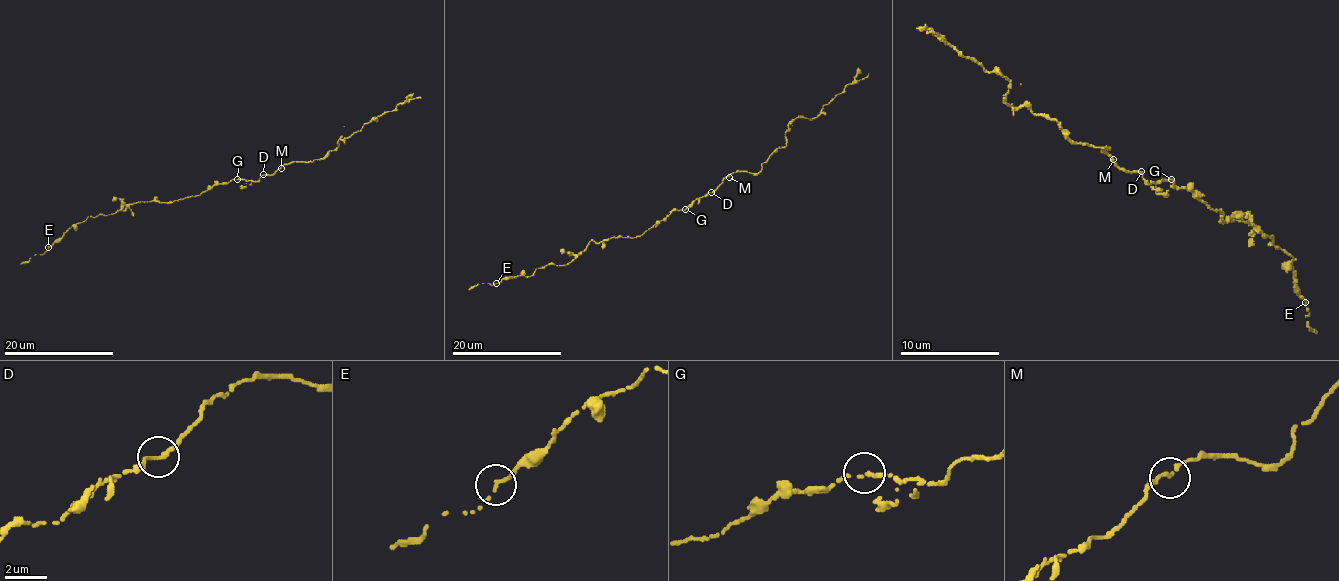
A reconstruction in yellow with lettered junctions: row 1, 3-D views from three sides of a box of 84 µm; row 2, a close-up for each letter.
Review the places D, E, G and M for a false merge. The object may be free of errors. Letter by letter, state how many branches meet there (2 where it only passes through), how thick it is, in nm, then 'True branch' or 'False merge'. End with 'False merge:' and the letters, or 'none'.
D: Branches: 2. Thickness 180 nm. True branch
E: Branches: 2. Thickness 170 nm. True branch
G: Branches: 2. Thickness 170 nm. True branch
M: Branches: 2. Thickness 180 nm. True branch
False merge: none

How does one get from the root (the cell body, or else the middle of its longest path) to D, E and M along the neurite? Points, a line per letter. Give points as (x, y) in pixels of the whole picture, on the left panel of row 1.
D: (239, 179), (258, 181), (263, 174)
E: (239, 179), (215, 184), (199, 195), (173, 202), (136, 202), (113, 214), (88, 217), (74, 224), (48, 247)
M: (239, 179), (258, 181), (263, 174), (273, 174), (281, 168)

